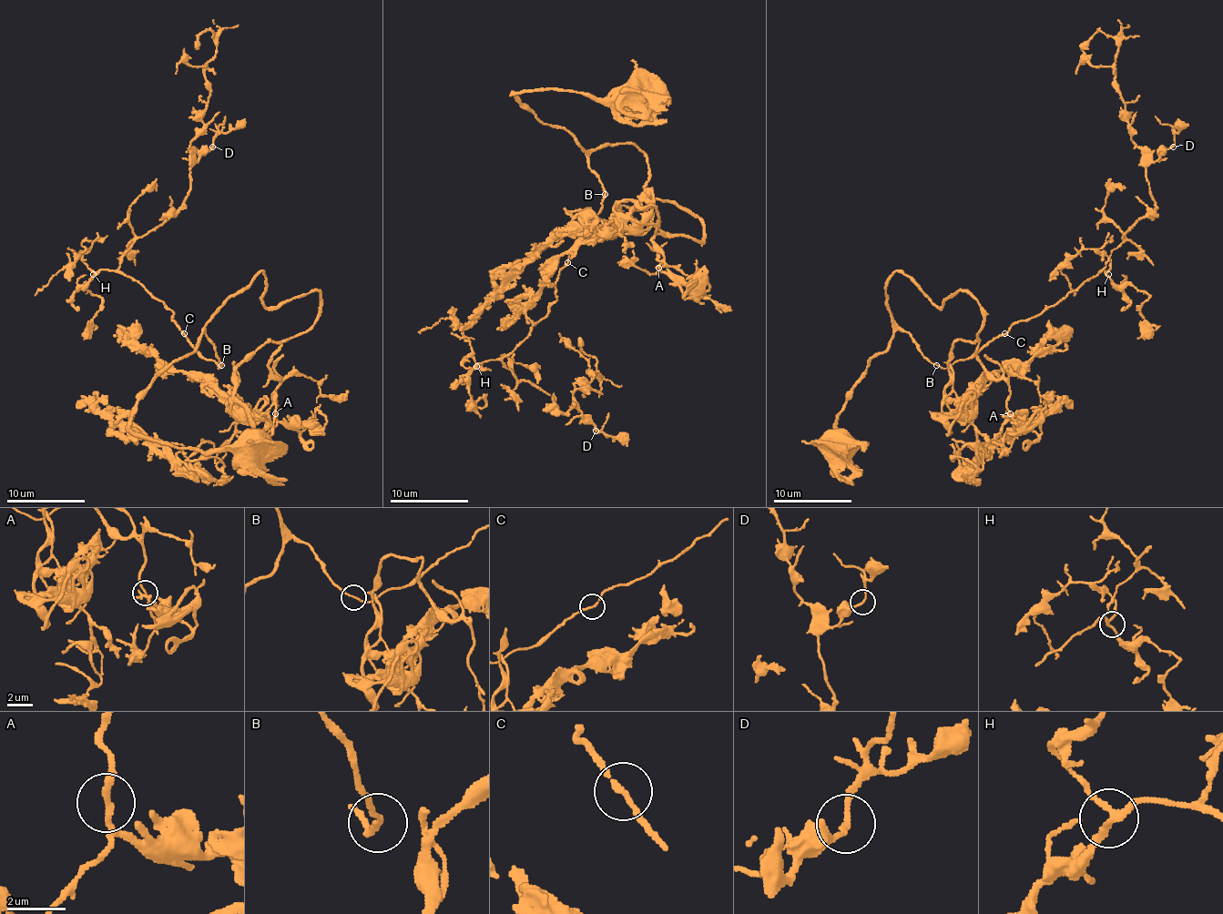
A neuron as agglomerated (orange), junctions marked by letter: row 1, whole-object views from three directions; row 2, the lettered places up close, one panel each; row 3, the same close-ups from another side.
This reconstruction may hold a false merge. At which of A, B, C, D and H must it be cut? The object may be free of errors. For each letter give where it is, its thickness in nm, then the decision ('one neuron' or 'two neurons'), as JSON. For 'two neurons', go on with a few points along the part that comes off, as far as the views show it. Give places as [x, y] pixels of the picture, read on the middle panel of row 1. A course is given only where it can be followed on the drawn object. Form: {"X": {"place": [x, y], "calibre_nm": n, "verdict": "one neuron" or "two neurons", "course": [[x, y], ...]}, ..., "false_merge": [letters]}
{"A": {"place": [658, 268], "calibre_nm": 180, "verdict": "one neuron"}, "B": {"place": [605, 194], "calibre_nm": 160, "verdict": "one neuron"}, "C": {"place": [567, 262], "calibre_nm": 160, "verdict": "one neuron"}, "D": {"place": [596, 431], "calibre_nm": 160, "verdict": "one neuron"}, "H": {"place": [476, 366], "calibre_nm": 180, "verdict": "one neuron"}, "false_merge": []}

